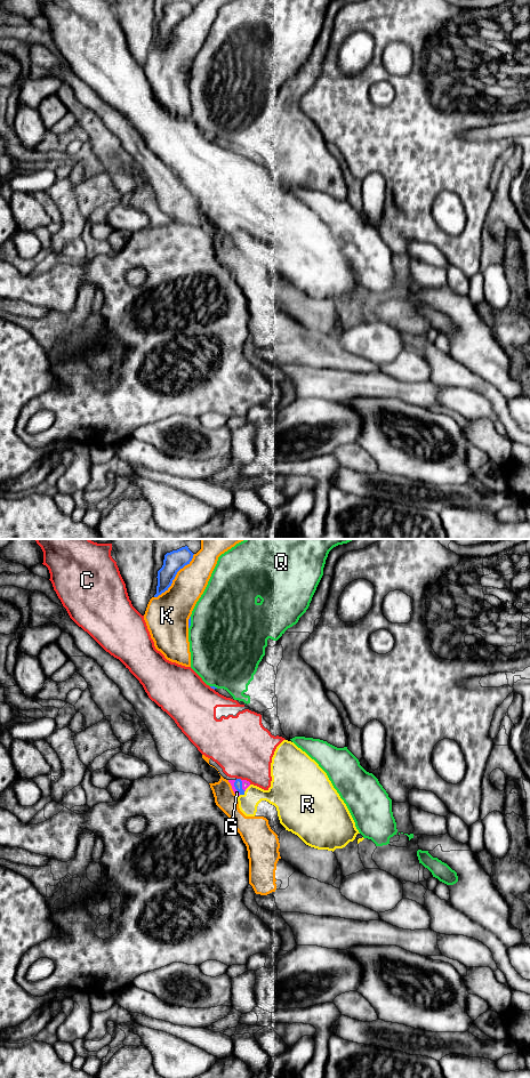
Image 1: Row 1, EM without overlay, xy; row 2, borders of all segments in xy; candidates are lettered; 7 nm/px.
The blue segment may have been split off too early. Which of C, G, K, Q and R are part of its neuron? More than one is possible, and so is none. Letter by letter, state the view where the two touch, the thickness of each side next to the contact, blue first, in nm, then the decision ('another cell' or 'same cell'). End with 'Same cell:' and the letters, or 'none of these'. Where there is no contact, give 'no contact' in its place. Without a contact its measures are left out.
C: xy | 60/420 nm | another cell
G: xy | 60/40 nm | same cell
K: xy | 140/280 nm | another cell
Q: xy | 20/500 nm | another cell
R: xy | 60/160 nm | another cell
Same cell: G

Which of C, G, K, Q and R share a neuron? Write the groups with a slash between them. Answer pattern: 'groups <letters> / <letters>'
groups C R / G / K / Q

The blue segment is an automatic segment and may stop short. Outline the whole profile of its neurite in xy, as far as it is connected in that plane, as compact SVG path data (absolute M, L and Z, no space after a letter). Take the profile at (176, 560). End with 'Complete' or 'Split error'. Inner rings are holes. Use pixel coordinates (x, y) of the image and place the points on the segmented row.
M187 546L182 547L177 550L172 550L164 555L163 565L158 571L158 586L154 597L158 597L159 595L168 590L177 572L185 565L190 564L193 555L194 554L188 549Z. Complete

